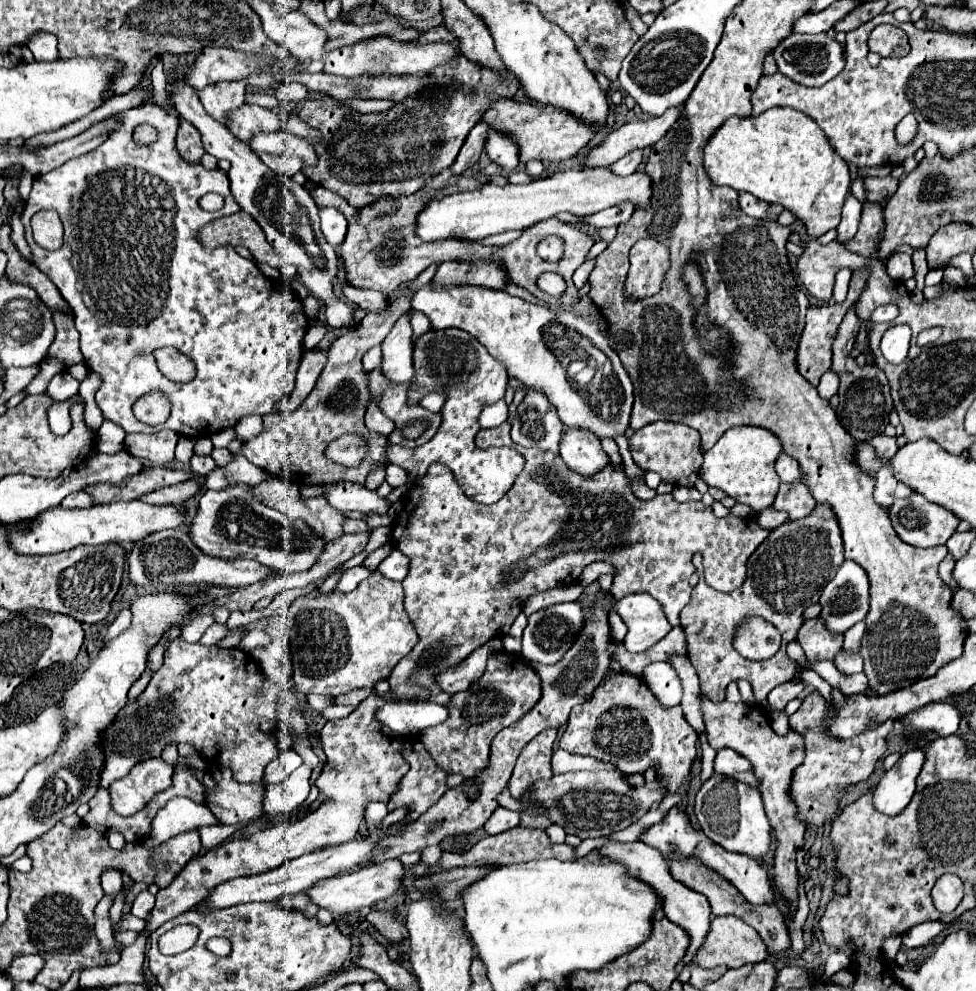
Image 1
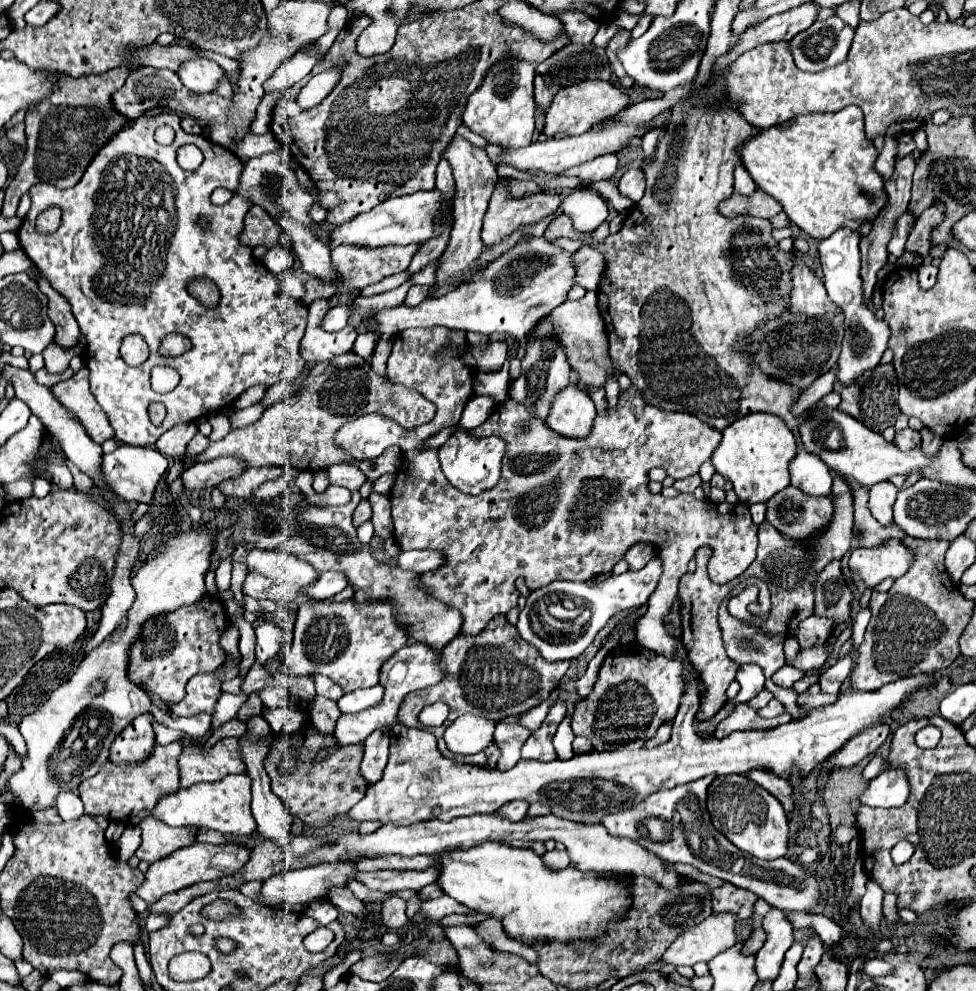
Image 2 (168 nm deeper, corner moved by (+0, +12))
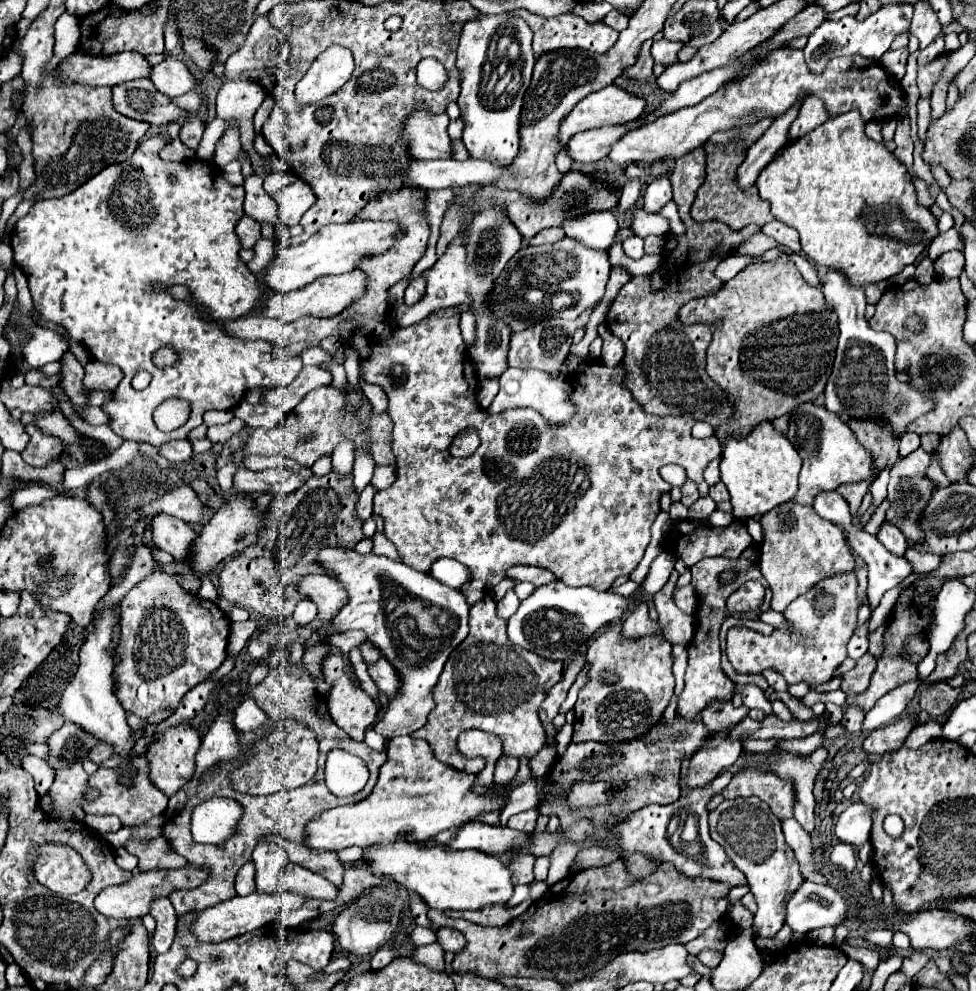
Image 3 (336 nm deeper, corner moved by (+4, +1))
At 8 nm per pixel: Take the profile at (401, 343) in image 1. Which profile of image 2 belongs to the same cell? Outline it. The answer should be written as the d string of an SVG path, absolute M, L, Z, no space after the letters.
M412 285L410 291L408 291L408 295L406 295L406 299L404 299L404 303L406 303L408 307L416 307L416 305L420 305L426 297L428 297L428 287L426 287L426 285Z

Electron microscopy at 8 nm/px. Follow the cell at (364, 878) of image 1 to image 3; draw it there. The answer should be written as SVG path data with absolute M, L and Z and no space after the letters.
M252 892L248 896L236 896L232 900L226 900L226 902L220 902L212 908L206 908L202 912L198 912L196 920L190 924L190 932L200 940L200 942L224 942L224 940L230 940L230 938L236 938L236 936L242 936L246 932L252 932L264 924L270 924L274 922L276 914L282 910L282 908L288 908L288 910L296 910L300 908L304 902L304 896L302 894L294 894L294 892L278 892L276 896L274 894L262 894L262 892Z

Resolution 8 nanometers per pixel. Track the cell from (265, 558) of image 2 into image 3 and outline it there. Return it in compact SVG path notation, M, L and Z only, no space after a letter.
M306 576L300 586L298 586L300 594L306 594L308 598L312 598L318 604L318 620L320 622L330 622L332 616L336 616L336 612L340 612L340 608L344 604L348 604L348 596L344 596L344 588L340 588L340 584L336 584L336 580L328 578L328 576Z

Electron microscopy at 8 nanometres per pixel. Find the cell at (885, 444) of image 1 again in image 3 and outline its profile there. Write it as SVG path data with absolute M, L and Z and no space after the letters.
M922 448L914 450L910 456L900 458L894 468L890 470L890 482L888 482L888 500L890 506L886 510L886 522L894 524L900 528L900 532L910 540L910 542L924 542L924 532L920 532L920 516L924 508L928 506L928 500L932 498L932 492L936 490L936 482L926 476L926 468L930 466L930 454L924 452Z

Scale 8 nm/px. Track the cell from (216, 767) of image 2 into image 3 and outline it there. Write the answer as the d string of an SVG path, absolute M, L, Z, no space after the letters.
M182 722L178 726L172 726L164 730L160 738L154 738L148 744L148 750L144 752L148 764L150 764L150 780L160 788L166 796L174 796L194 774L196 764L194 764L194 754L200 748L200 736L190 728L188 722Z

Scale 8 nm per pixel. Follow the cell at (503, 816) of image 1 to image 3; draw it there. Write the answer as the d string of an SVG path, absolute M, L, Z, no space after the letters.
M526 810L526 812L520 812L520 814L514 814L510 816L508 820L508 826L510 828L516 828L520 832L534 832L536 828L536 818L538 818L538 810Z

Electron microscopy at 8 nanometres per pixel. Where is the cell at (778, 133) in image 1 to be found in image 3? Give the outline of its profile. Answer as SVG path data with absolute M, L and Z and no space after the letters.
M856 110L830 118L810 134L782 148L758 176L760 198L770 202L776 220L798 230L804 254L818 266L842 272L858 288L900 274L938 236L938 218L930 208L918 204L908 168L882 142L868 138L864 126L866 122Z

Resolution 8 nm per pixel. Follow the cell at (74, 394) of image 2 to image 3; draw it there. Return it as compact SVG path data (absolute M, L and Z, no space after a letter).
M90 362L86 364L86 380L84 386L88 390L112 390L120 384L124 378L124 372L118 366L110 364L100 364L100 362Z

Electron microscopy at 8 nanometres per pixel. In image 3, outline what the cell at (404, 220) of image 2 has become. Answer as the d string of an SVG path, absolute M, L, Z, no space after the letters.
M348 222L348 224L330 224L320 228L314 236L310 236L304 244L284 246L278 250L276 258L266 268L262 282L272 292L288 294L292 290L300 290L312 284L320 276L328 274L344 274L356 268L362 256L382 254L386 252L394 240L400 236L400 226L396 222Z

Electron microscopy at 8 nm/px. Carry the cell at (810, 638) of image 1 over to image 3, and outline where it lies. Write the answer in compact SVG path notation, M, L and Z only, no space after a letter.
M766 610L766 612L760 614L760 620L766 622L766 624L772 624L774 628L778 628L778 626L782 626L784 616L780 612L776 612L776 610Z

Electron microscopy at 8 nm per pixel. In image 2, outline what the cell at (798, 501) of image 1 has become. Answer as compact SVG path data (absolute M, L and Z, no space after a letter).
M794 485L776 493L766 505L766 519L796 541L804 541L818 533L832 517L832 503L828 497L808 497Z

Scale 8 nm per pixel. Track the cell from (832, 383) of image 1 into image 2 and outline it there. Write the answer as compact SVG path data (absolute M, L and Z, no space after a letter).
M828 371L828 373L824 373L820 379L816 379L816 381L804 391L804 395L798 399L794 411L796 411L796 413L802 413L808 405L812 405L814 401L820 401L826 393L832 391L834 381L836 381L836 373L834 373L834 371Z

